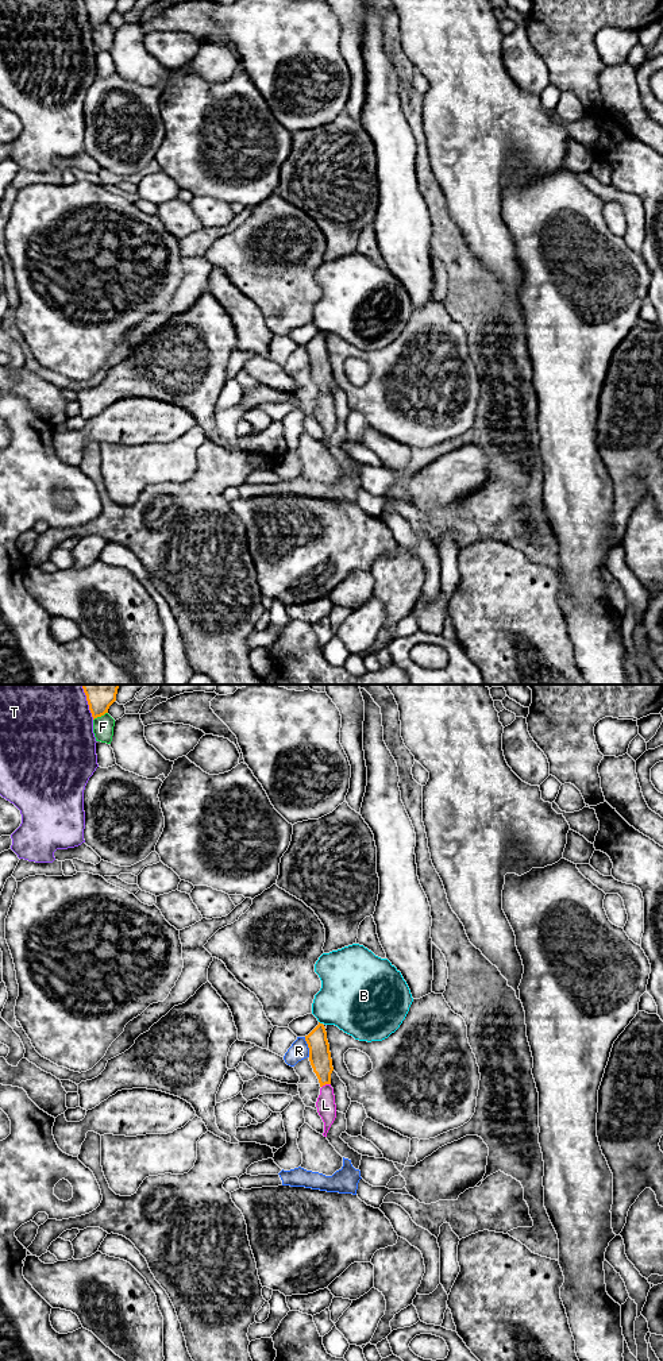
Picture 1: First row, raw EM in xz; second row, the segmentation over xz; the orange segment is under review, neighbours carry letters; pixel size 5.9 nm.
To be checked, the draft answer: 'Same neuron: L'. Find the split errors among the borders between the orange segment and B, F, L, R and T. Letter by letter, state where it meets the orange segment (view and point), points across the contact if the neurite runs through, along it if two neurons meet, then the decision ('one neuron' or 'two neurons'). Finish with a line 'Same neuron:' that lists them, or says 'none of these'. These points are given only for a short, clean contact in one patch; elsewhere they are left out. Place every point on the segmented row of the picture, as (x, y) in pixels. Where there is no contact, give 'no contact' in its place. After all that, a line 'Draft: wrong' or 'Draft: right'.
B: meets orange in xz at (319, 1022); two neurons
F: meets orange in xz at (100, 716); two neurons
L: meets orange in xz at (326, 1083); border along xz (330, 1083), (322, 1087); two neurons
R: meets orange in xz at (308, 1047); border along xz (304, 1037), (309, 1056); two neurons
T: meets orange in xz at (88, 702); two neurons
Same neuron: none of these
Draft: wrong

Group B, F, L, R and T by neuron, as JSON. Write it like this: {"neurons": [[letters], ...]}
{"neurons": [["B"], ["F"], ["L", "R"], ["T"]]}

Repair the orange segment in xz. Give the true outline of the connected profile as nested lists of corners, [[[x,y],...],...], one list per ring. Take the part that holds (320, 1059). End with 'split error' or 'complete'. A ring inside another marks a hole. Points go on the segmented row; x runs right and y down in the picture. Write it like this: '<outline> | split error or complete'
[[[323,1023],[305,1036],[309,1048],[309,1061],[316,1073],[320,1087],[331,1084],[331,1073],[334,1071],[327,1032]]] | complete

